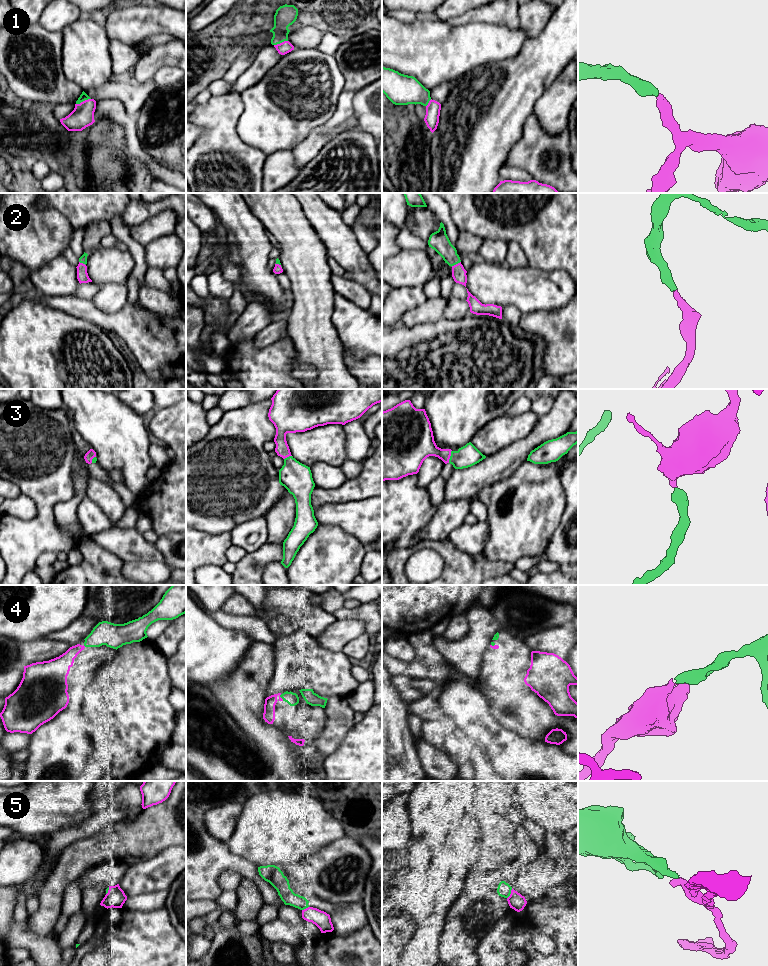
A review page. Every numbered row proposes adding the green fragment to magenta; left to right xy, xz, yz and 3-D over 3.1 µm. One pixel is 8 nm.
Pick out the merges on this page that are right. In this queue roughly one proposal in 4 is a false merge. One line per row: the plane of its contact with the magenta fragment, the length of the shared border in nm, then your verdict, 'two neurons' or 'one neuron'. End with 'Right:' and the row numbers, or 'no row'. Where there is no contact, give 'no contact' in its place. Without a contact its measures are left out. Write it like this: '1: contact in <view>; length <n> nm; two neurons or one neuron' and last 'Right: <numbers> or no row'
1: contact in xy; length 130 nm; one neuron
2: contact in yz; length 90 nm; one neuron
3: contact in yz; length 110 nm; one neuron
4: contact in xz; length 60 nm; one neuron
5: contact in yz; length 100 nm; two neurons
Right: 1, 2, 3, 4

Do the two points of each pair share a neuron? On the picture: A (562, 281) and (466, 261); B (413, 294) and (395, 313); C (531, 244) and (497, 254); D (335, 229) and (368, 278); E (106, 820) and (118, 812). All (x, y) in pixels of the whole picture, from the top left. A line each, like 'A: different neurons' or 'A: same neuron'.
A: different neurons
B: same neuron
C: different neurons
D: same neuron
E: same neuron

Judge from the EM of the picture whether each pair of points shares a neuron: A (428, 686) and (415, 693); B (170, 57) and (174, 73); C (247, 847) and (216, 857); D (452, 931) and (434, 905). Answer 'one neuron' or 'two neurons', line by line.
A: one neuron
B: two neurons
C: two neurons
D: two neurons

